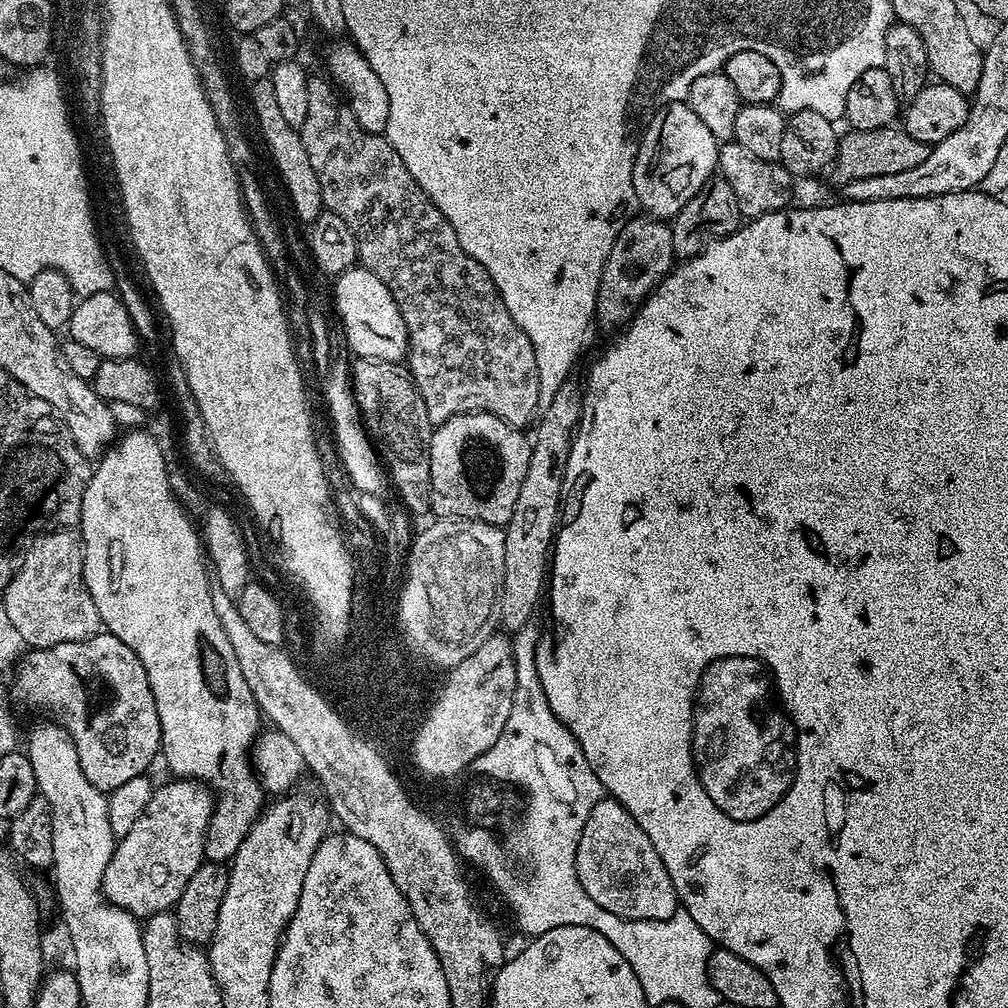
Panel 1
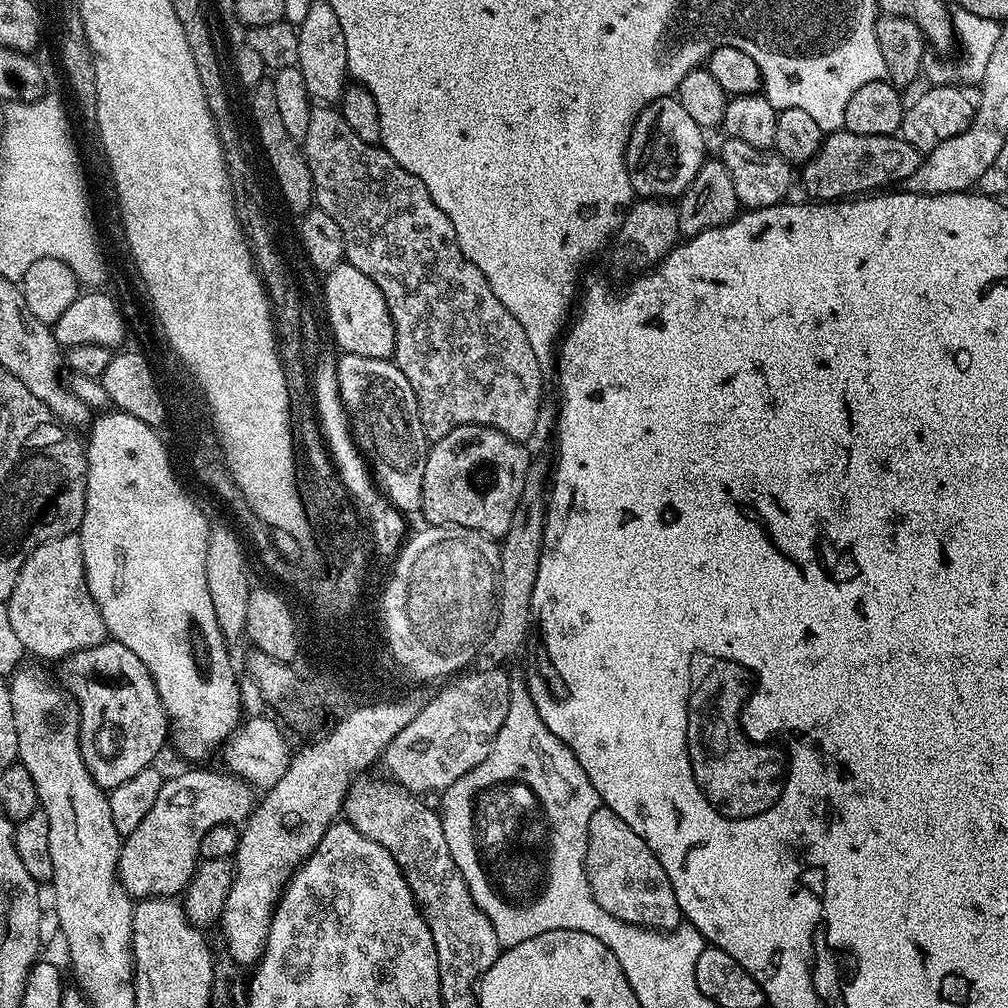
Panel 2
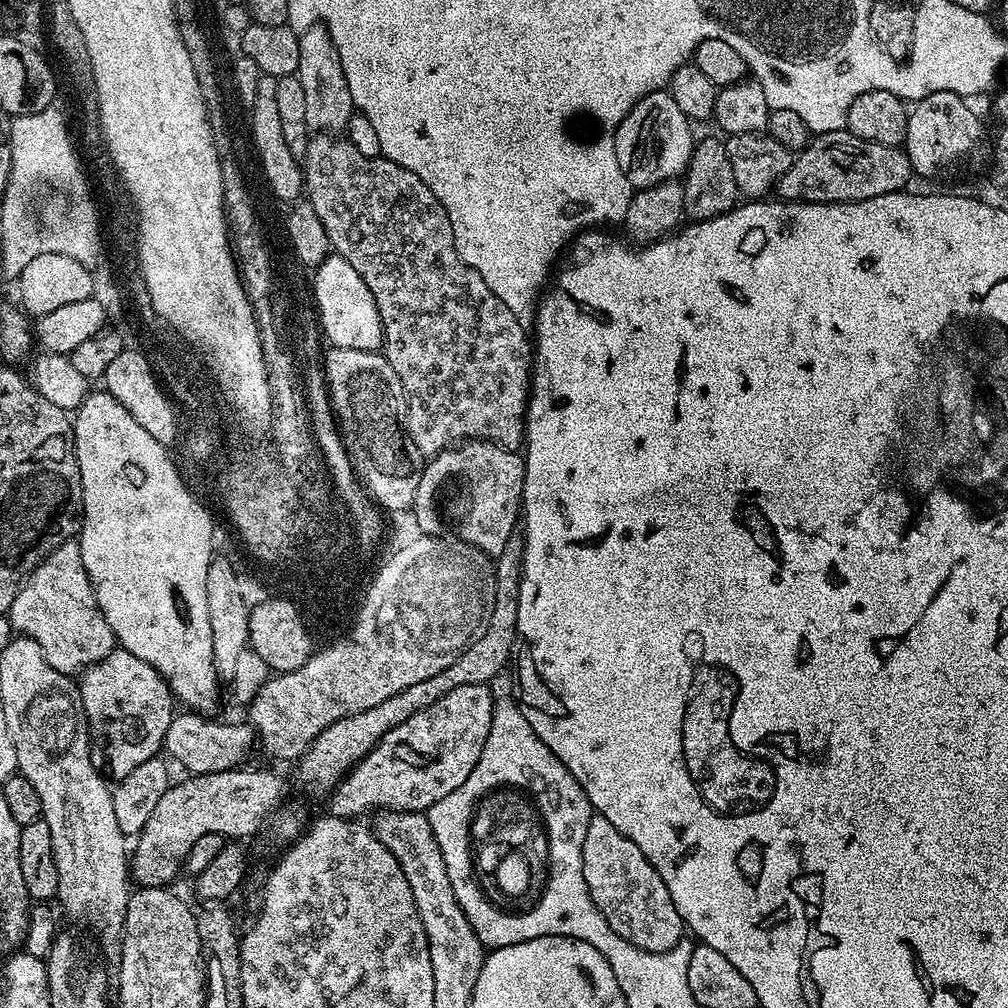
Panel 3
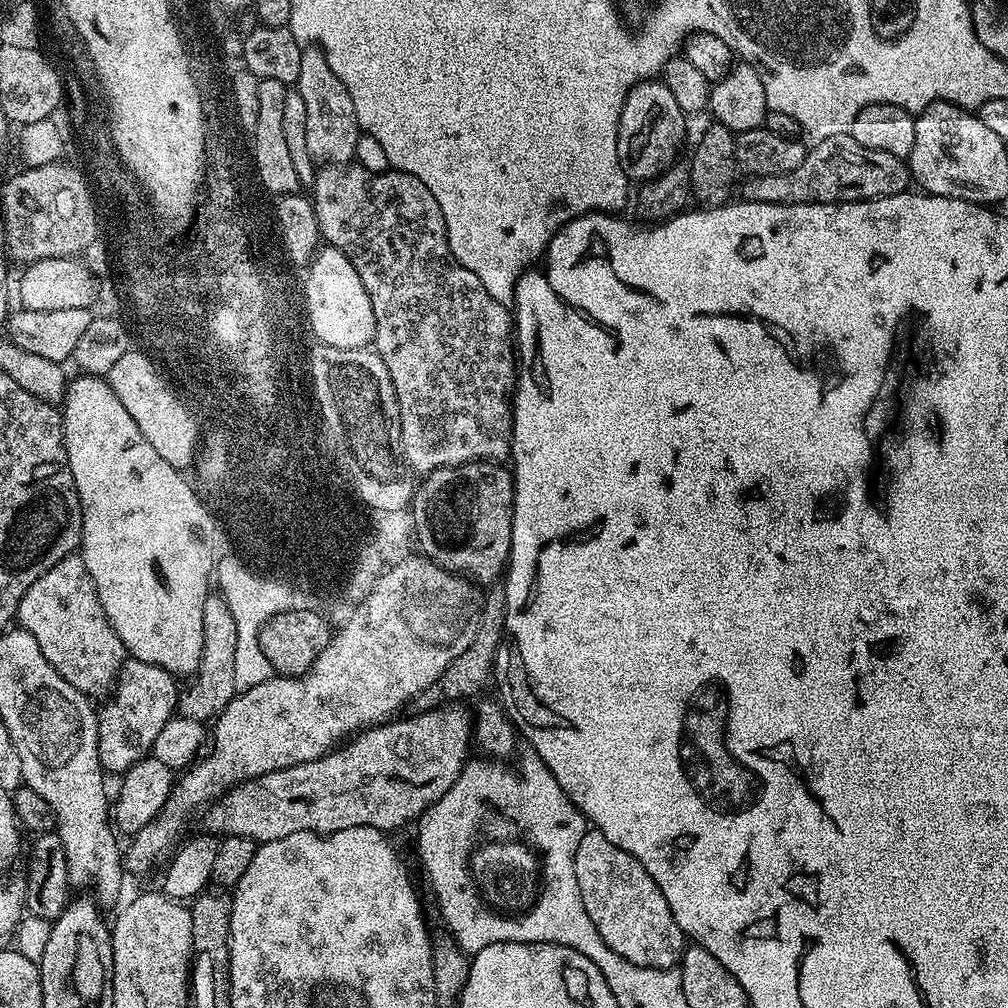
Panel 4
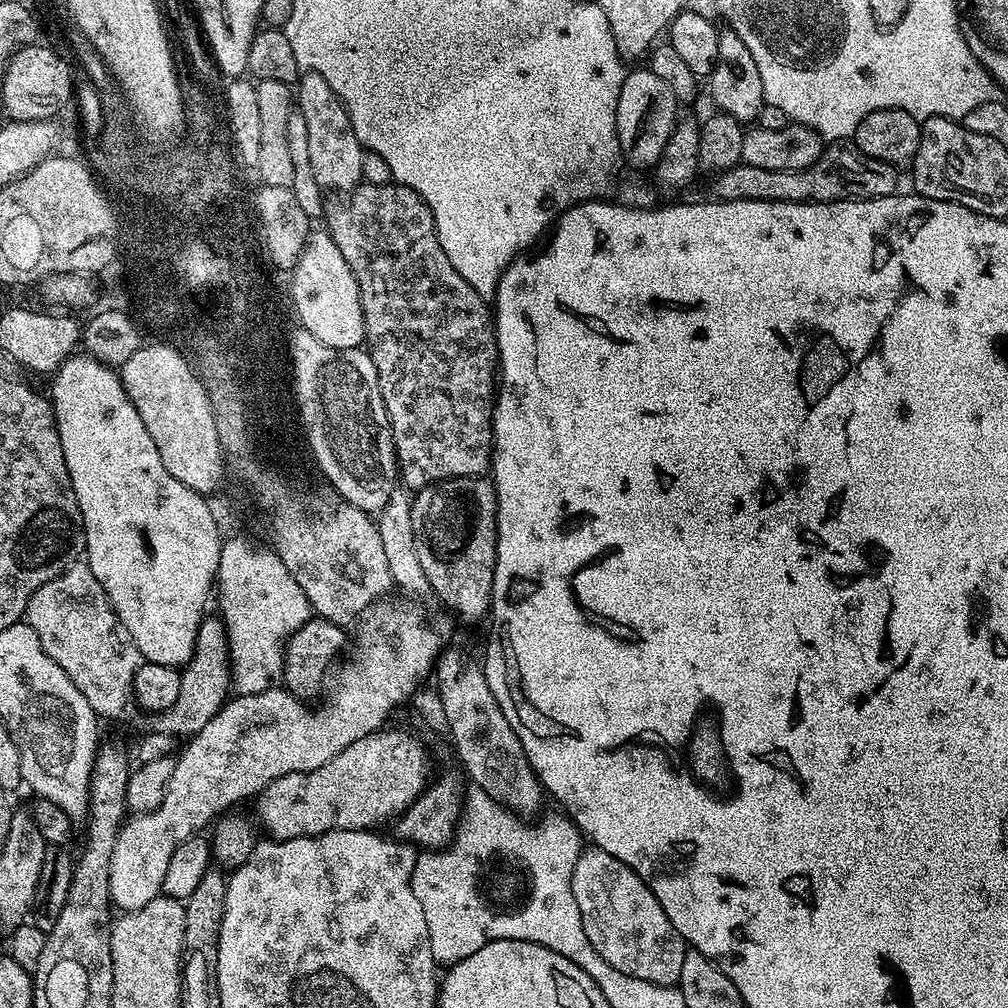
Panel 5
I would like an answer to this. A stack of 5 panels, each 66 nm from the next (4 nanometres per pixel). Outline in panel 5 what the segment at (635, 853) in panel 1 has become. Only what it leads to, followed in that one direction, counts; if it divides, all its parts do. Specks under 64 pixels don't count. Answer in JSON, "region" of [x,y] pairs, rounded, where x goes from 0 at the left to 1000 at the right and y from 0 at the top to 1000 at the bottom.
{"region":[[[590,839],[578,842],[569,859],[567,886],[576,908],[581,931],[594,940],[613,960],[628,970],[637,970],[646,976],[670,977],[677,966],[677,950],[681,934],[669,923],[661,903],[649,891],[645,879],[637,875],[623,857],[613,855],[601,843]]]}

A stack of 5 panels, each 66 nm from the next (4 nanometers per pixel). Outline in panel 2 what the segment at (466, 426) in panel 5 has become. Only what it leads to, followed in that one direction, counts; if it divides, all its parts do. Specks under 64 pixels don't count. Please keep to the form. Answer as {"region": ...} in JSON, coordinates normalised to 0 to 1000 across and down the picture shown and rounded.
{"region":[[[329,105],[311,106],[300,150],[308,165],[313,205],[327,212],[338,229],[340,257],[359,268],[379,288],[393,324],[391,360],[403,371],[403,379],[411,383],[415,411],[426,438],[438,437],[454,423],[477,421],[502,431],[507,437],[524,438],[536,421],[541,366],[530,355],[530,346],[514,315],[494,300],[494,292],[486,288],[486,280],[482,280],[478,268],[458,252],[450,224],[431,204],[427,188],[407,169],[395,165],[380,145],[359,141],[347,129],[339,112]]]}

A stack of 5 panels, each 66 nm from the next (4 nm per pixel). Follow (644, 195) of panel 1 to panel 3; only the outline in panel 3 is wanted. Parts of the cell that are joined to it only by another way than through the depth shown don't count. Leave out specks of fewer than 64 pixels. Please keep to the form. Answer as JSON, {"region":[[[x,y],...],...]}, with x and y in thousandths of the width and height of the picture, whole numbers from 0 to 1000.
{"region":[[[666,90],[646,91],[627,106],[611,130],[611,152],[613,165],[617,165],[617,173],[628,188],[644,187],[678,176],[687,160],[688,138],[686,126],[683,115],[673,109],[673,101],[669,101]]]}

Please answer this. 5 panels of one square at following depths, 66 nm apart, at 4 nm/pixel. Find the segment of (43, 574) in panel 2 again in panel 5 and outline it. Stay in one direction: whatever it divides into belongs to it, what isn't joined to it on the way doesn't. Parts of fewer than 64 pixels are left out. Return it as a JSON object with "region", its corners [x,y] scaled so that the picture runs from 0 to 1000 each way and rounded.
{"region":[[[76,558],[42,581],[30,593],[26,618],[38,629],[42,645],[65,665],[65,673],[81,685],[96,711],[135,716],[141,704],[133,693],[135,666],[141,652],[126,630],[117,622],[115,607],[105,593],[105,585],[93,573],[86,559]]]}

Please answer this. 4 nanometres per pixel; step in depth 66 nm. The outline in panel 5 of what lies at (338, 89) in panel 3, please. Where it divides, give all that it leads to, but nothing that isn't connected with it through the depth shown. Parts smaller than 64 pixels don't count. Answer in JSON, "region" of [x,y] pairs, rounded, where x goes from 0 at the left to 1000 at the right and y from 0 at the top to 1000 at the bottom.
{"region":[[[303,70],[297,76],[292,91],[296,100],[296,110],[304,117],[304,137],[308,144],[308,169],[312,169],[312,178],[322,191],[338,190],[344,192],[359,179],[359,157],[363,148],[357,144],[349,128],[345,111],[337,96],[327,89],[323,77],[314,71]]]}

